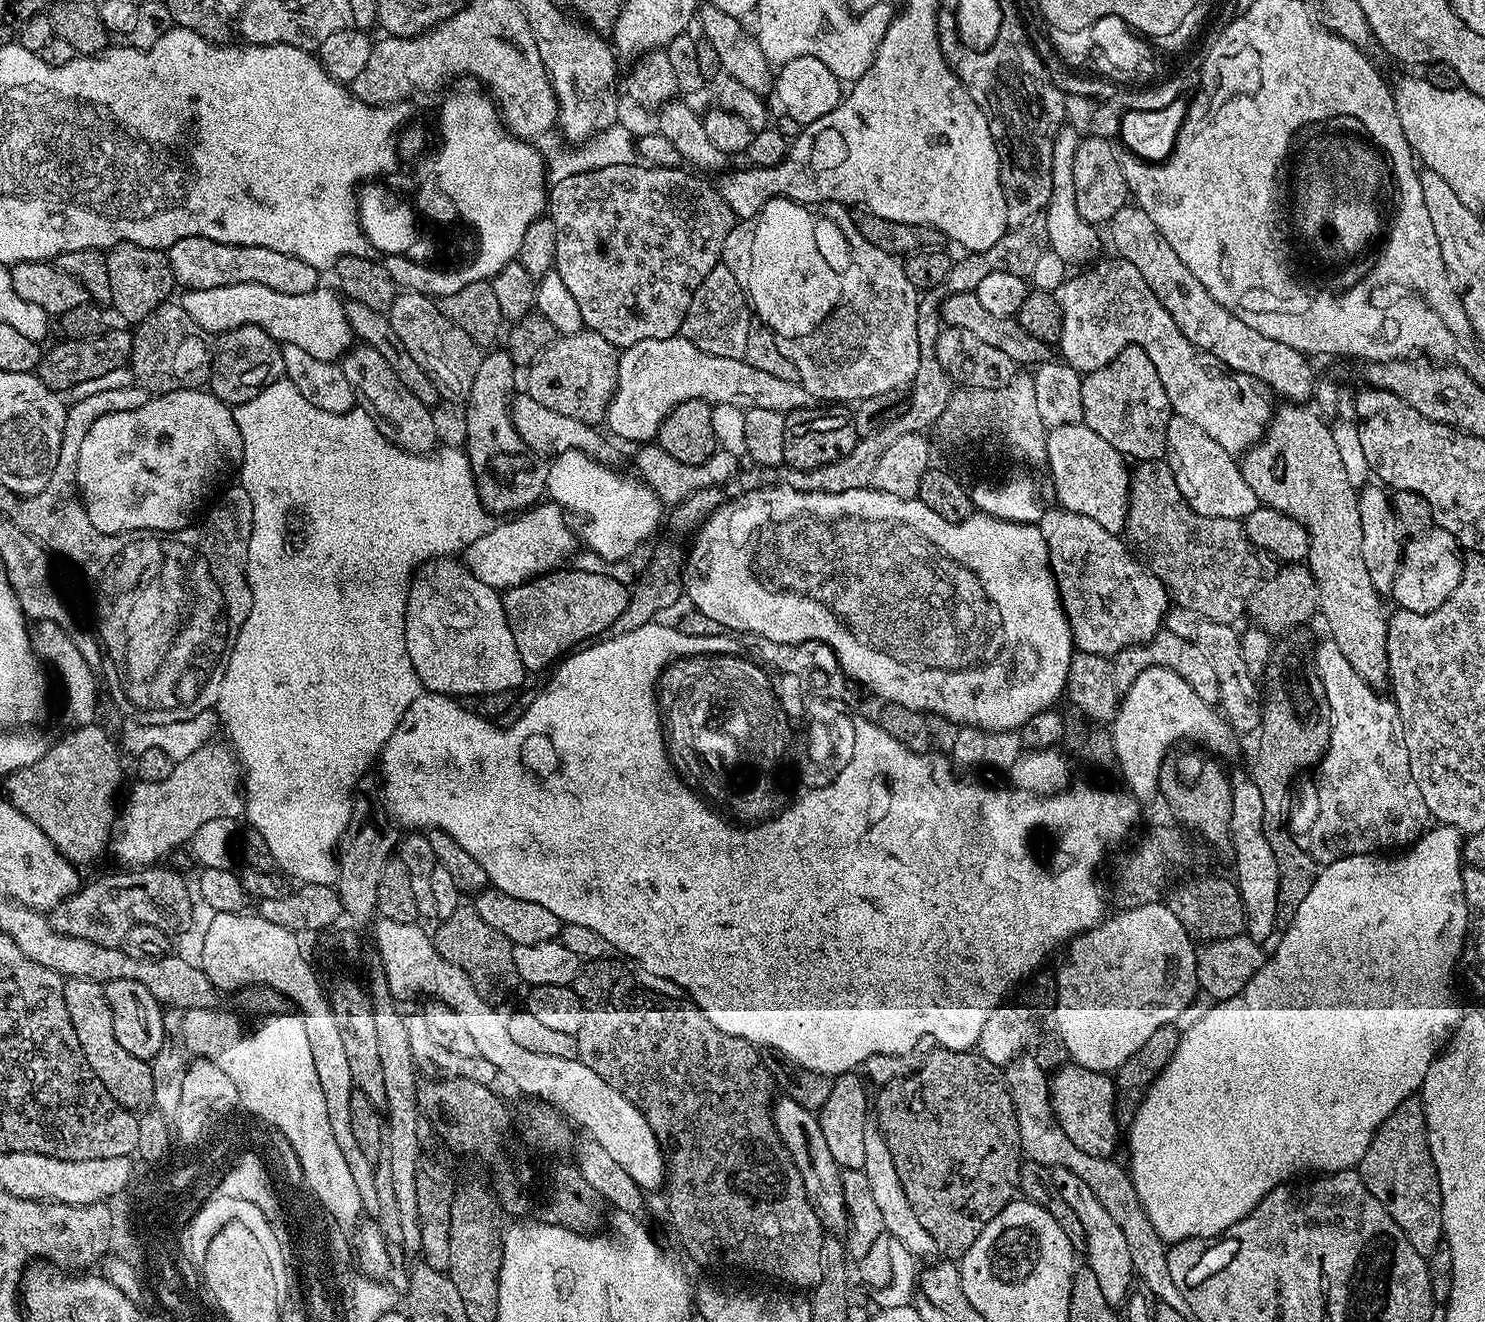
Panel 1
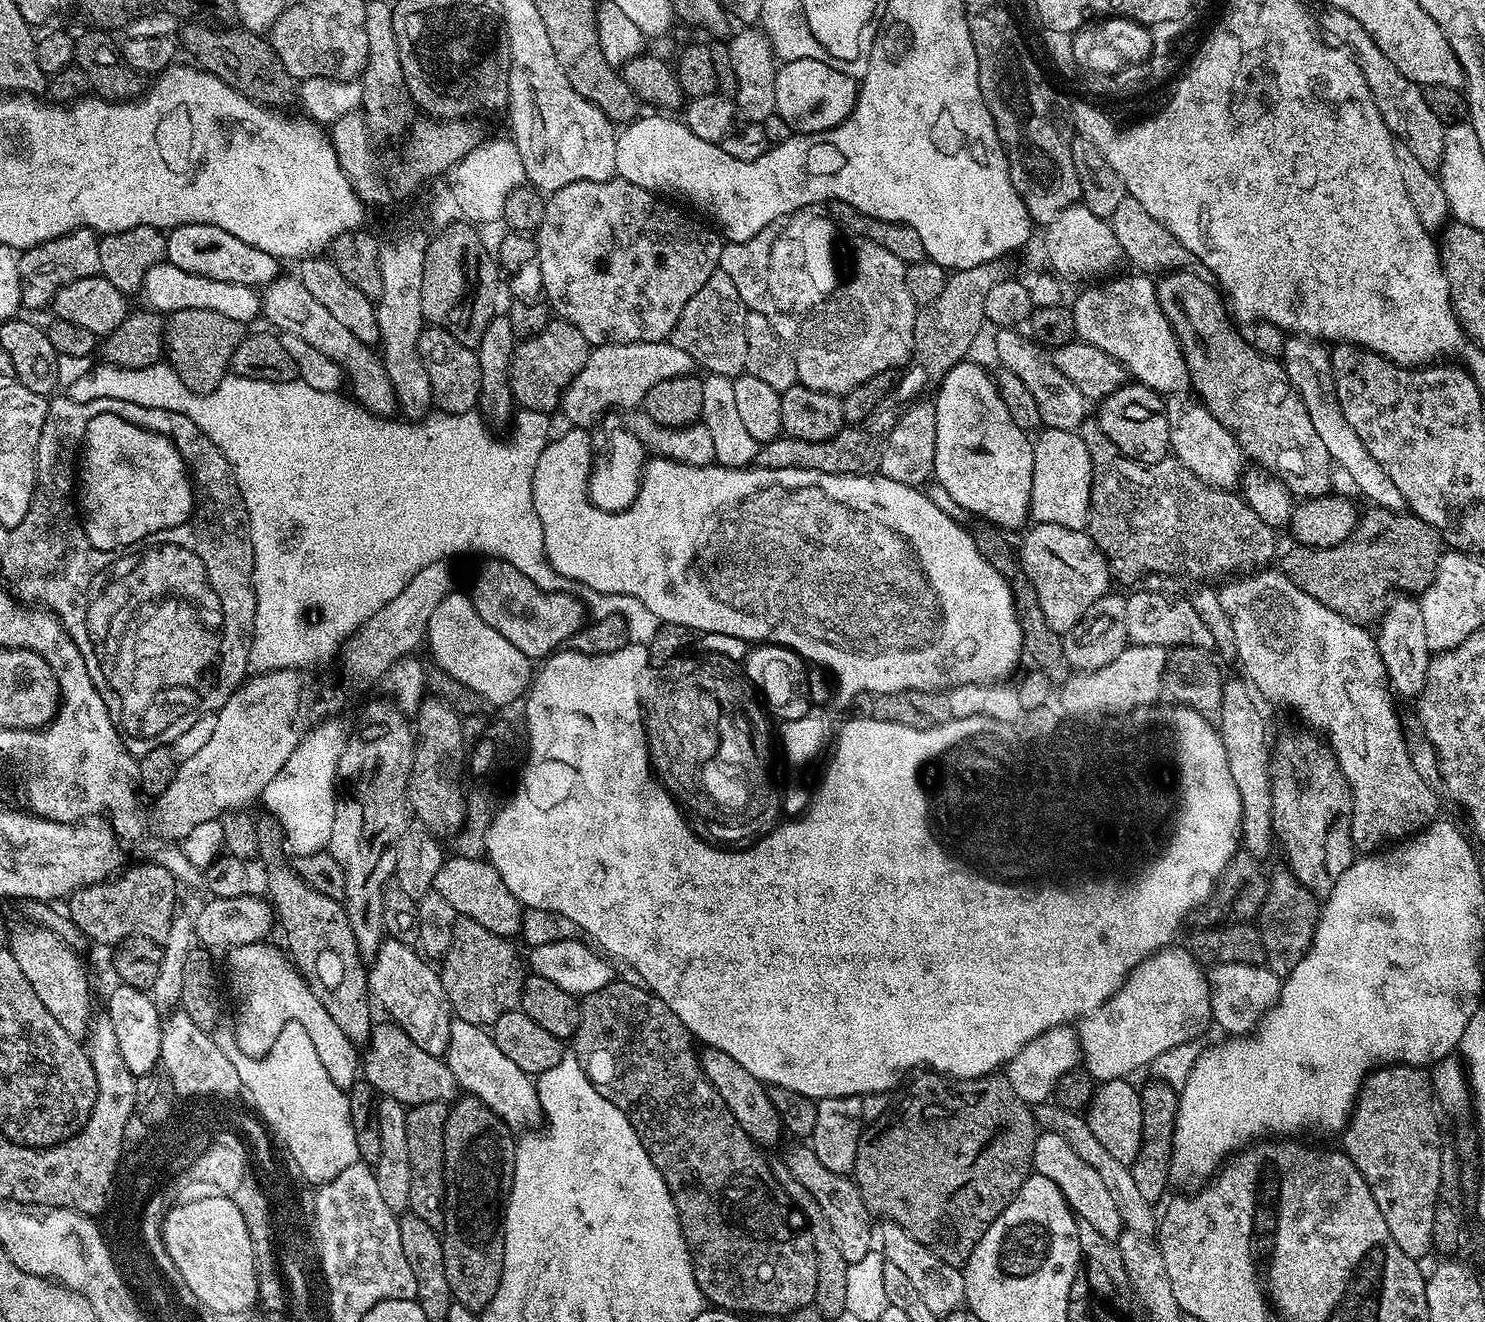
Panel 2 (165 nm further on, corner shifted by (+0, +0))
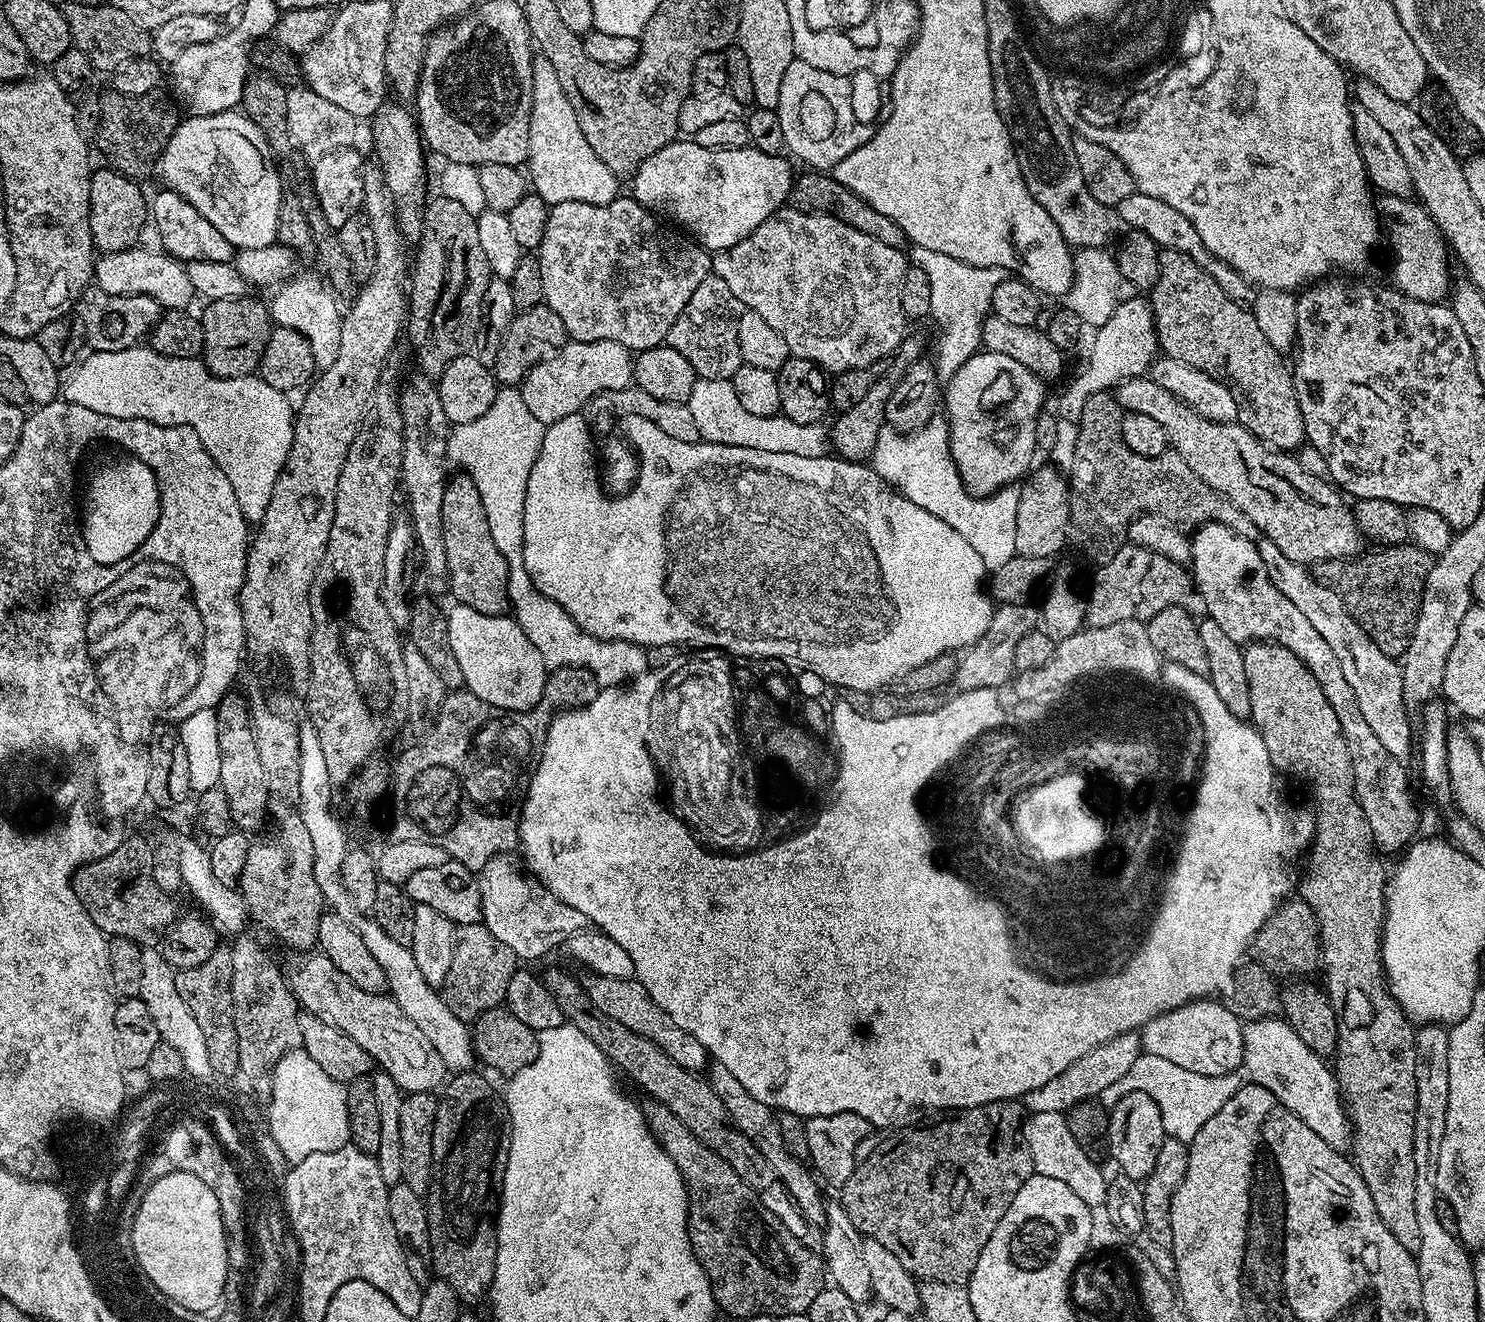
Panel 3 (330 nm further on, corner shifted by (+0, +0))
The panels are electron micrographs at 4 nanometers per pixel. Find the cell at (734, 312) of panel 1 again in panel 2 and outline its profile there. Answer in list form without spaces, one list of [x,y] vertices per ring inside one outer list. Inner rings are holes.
[[[718,270],[710,274],[702,290],[698,290],[698,294],[694,294],[690,302],[686,302],[686,310],[682,310],[682,318],[678,318],[674,326],[670,343],[678,346],[678,350],[686,350],[686,354],[690,354],[693,365],[700,367],[701,364],[705,368],[703,370],[705,373],[735,378],[744,372],[746,366],[746,314],[748,311],[749,309],[745,307],[738,294],[738,286],[734,286],[730,274]]]

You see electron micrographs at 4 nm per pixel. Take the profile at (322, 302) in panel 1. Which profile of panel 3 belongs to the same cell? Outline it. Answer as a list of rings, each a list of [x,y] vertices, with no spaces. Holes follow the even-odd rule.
[[[145,246],[127,248],[121,252],[101,255],[94,264],[95,287],[106,290],[106,294],[123,296],[149,296],[159,302],[164,310],[184,310],[194,299],[194,291],[185,265],[172,259],[163,251],[151,252]]]

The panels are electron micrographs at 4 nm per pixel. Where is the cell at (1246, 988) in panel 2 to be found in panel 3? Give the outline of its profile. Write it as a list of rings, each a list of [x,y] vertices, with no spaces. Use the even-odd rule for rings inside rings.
[[[1283,1018],[1267,1020],[1249,1020],[1243,1025],[1244,1031],[1244,1061],[1243,1071],[1248,1071],[1247,1079],[1253,1084],[1262,1086],[1286,1106],[1322,1142],[1332,1148],[1347,1149],[1353,1143],[1354,1133],[1348,1118],[1344,1098],[1340,1094],[1340,1086],[1336,1082],[1336,1073],[1326,1065],[1325,1057],[1312,1052],[1302,1038]]]

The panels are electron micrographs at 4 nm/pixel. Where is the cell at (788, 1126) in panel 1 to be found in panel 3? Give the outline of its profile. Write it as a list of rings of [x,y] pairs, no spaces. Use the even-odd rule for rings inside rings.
[[[597,972],[581,975],[579,982],[586,990],[586,998],[590,998],[590,1002],[594,1002],[594,1006],[598,1006],[602,1014],[610,1014],[614,1022],[622,1022],[622,1026],[634,1030],[634,1034],[642,1034],[642,1038],[654,1042],[654,1046],[670,1054],[670,1058],[674,1058],[678,1066],[698,1073],[703,1073],[709,1067],[710,1057],[702,1042],[698,1042],[698,1038],[694,1038],[694,1034],[690,1034],[685,1028],[678,1026],[678,1022],[674,1022],[674,1018],[670,1018],[670,1014],[666,1014],[666,1010],[662,1010],[662,1006],[658,1006],[658,1002],[654,1002],[650,994],[646,994],[646,986],[642,986],[642,982],[634,978],[606,978]]]

